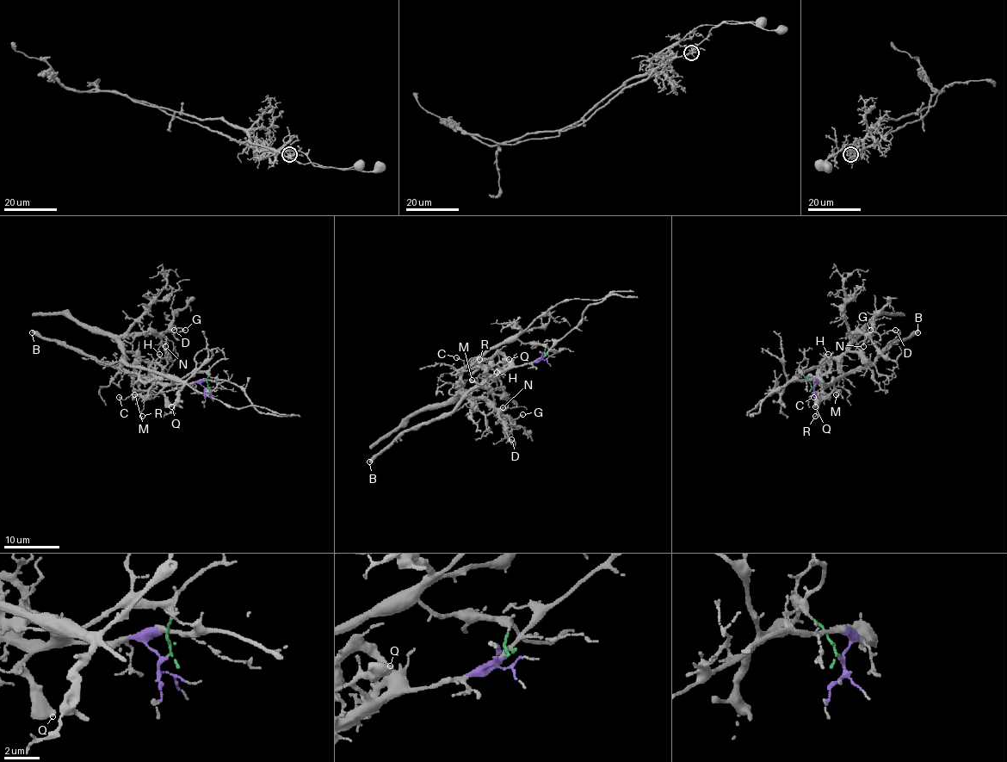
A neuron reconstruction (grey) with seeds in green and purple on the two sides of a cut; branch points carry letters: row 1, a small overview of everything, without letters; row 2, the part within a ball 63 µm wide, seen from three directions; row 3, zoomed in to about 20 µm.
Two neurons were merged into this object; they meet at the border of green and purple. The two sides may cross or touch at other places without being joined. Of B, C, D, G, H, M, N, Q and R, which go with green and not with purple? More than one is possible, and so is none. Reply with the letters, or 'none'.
D, G, N

